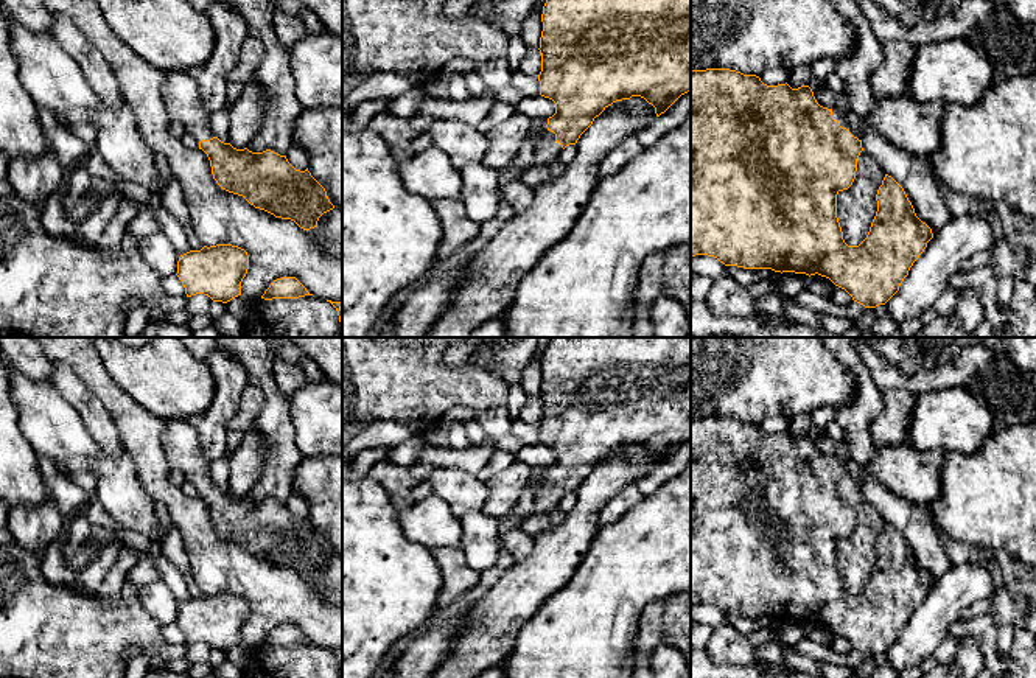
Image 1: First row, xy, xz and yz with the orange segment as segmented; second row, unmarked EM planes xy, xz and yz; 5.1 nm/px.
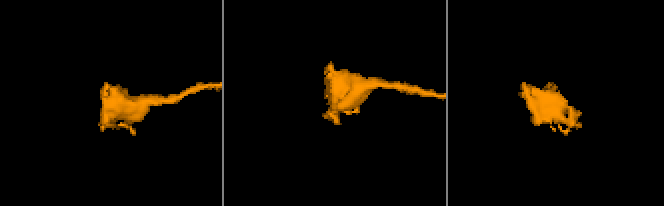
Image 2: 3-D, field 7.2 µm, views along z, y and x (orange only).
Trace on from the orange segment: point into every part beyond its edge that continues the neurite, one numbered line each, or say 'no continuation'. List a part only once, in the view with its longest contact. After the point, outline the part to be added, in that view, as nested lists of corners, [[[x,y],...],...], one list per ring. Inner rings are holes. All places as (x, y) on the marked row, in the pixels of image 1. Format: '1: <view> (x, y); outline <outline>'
1: yz (840, 114); outline [[[840,98],[838,106],[832,109],[834,120],[840,123],[842,128],[846,128],[854,137],[856,132],[851,129],[849,123],[849,103],[846,98]]]

